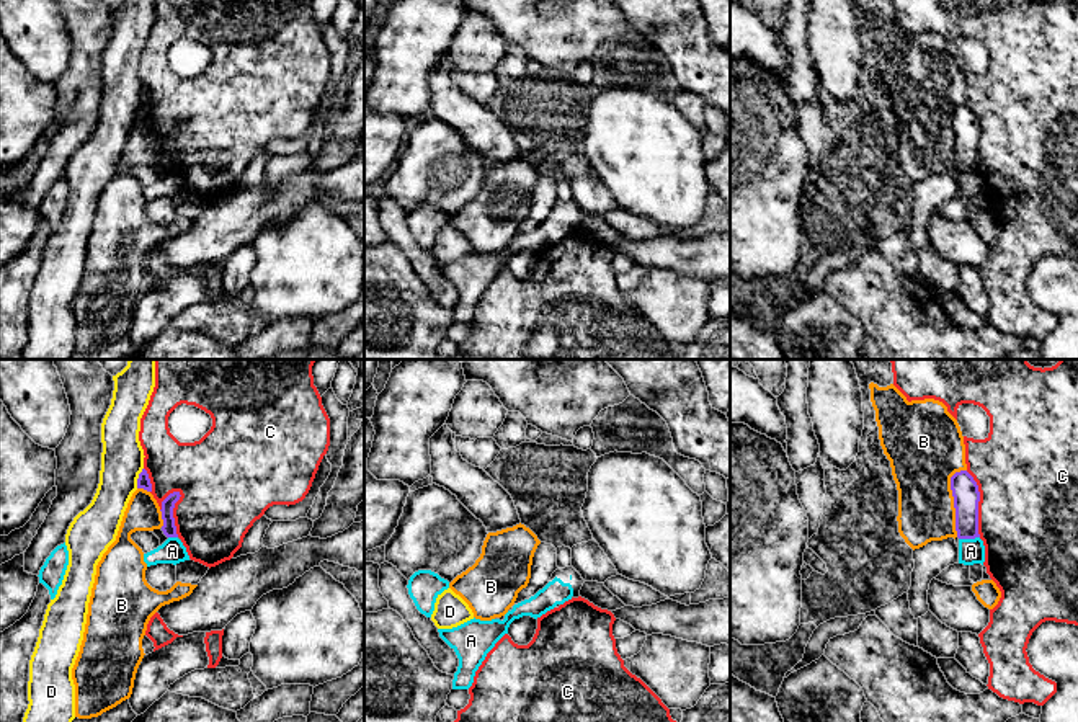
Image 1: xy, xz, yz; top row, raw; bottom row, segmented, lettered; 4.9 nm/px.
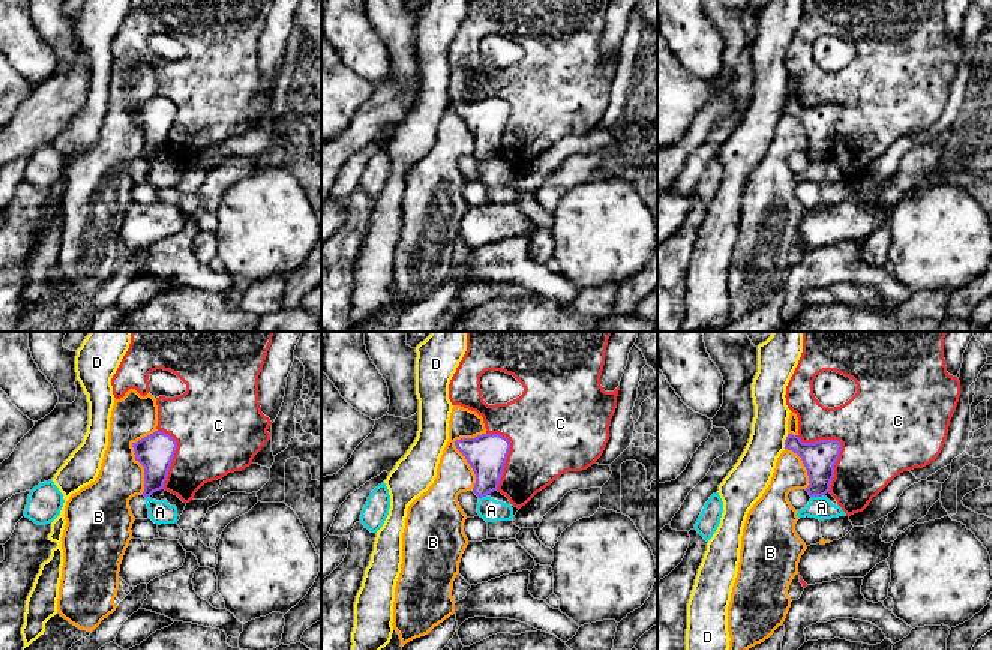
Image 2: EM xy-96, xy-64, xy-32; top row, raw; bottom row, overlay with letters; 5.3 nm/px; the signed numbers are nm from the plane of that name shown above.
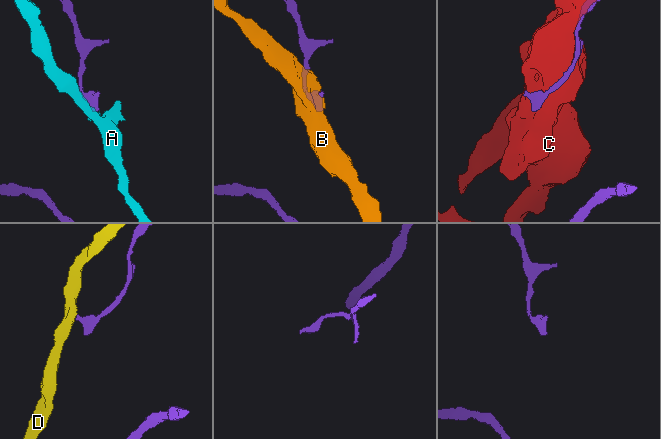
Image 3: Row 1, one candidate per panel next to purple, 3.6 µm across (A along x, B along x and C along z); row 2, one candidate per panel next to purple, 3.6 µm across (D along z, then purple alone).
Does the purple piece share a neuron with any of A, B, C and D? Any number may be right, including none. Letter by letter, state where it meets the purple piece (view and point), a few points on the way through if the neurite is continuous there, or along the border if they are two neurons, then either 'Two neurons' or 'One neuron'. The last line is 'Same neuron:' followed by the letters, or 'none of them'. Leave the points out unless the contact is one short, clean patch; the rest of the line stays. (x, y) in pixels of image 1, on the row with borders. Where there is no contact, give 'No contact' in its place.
A: Touches purple at yz (969, 538). Boundary: yz (979, 536), (959, 539). Two neurons
B: Touches purple at yz (954, 500). Two neurons
C: Touches purple at xy (172, 513). Two neurons
D: Touches purple at xy (139, 477). Boundary: xy (142, 467), (136, 487). Two neurons
Same neuron: none of them

